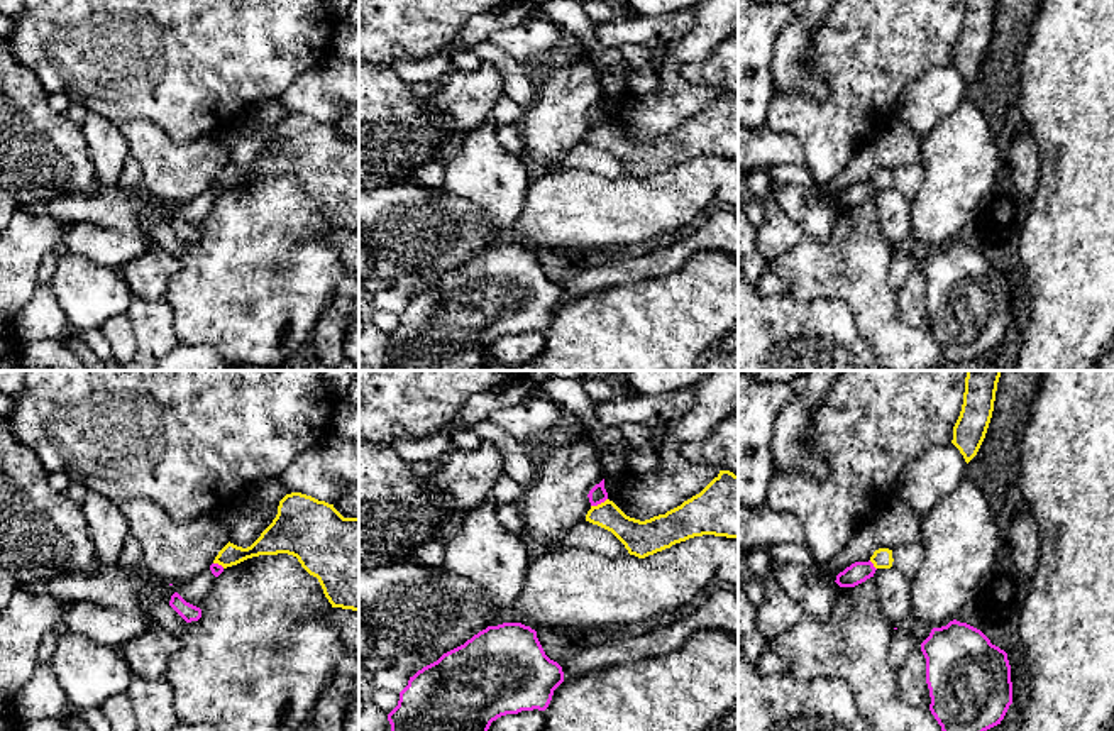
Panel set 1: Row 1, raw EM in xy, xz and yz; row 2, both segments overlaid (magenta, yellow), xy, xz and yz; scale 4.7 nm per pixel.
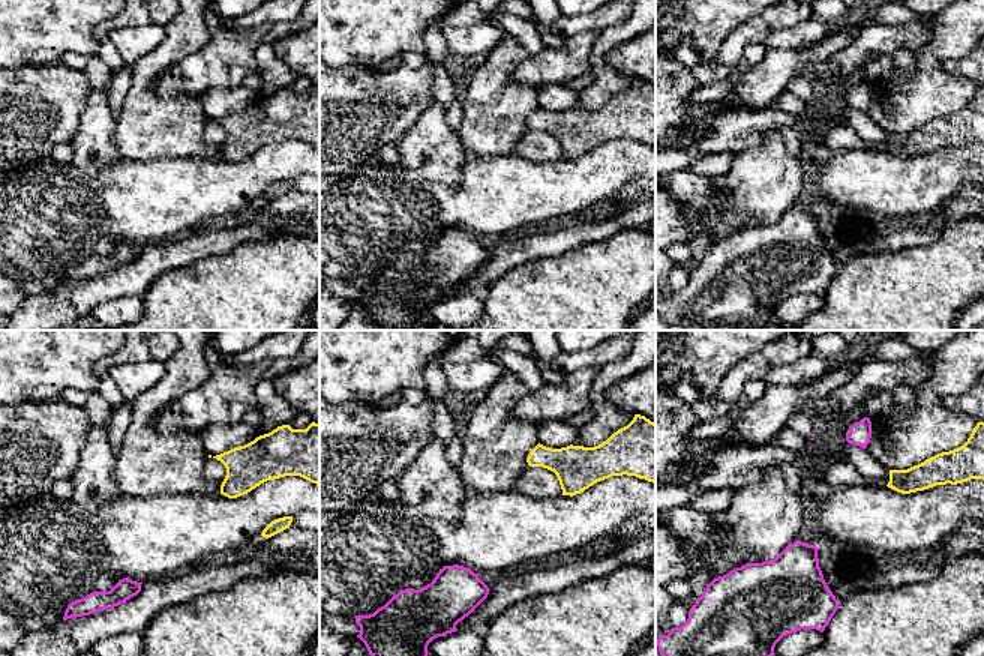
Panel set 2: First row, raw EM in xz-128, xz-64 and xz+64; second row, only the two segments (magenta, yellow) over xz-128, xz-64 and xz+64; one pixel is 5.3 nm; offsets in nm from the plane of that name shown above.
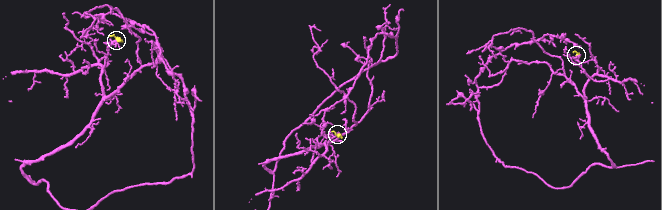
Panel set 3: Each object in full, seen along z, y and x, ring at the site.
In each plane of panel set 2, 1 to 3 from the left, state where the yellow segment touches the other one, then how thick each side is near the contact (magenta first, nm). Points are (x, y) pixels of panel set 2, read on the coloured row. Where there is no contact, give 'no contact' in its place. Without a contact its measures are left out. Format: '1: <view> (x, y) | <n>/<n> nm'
1: no contact
2: no contact
3: no contact

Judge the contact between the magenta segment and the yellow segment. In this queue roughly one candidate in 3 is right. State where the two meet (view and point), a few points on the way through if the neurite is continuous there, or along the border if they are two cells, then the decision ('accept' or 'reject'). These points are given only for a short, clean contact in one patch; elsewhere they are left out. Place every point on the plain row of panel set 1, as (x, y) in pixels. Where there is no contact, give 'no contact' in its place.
contact xz (598, 124); border xz (606, 119), (591, 127); reject

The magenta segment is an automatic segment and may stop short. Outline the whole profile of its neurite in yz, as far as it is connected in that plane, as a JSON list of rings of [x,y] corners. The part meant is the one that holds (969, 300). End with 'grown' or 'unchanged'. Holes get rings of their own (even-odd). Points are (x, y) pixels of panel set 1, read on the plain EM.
[[[953,240],[946,247],[933,249],[921,264],[921,272],[926,279],[929,332],[941,347],[945,364],[970,362],[1001,345],[1012,325],[1011,286],[1004,271],[992,266],[980,250]]]; unchanged

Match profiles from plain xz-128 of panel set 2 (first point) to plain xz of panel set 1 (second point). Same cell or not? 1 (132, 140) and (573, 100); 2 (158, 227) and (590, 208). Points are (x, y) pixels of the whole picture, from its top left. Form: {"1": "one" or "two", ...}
{"1": "one", "2": "one"}

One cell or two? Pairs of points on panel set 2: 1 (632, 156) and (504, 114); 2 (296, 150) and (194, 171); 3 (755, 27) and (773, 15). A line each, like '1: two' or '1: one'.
1: two
2: one
3: one

